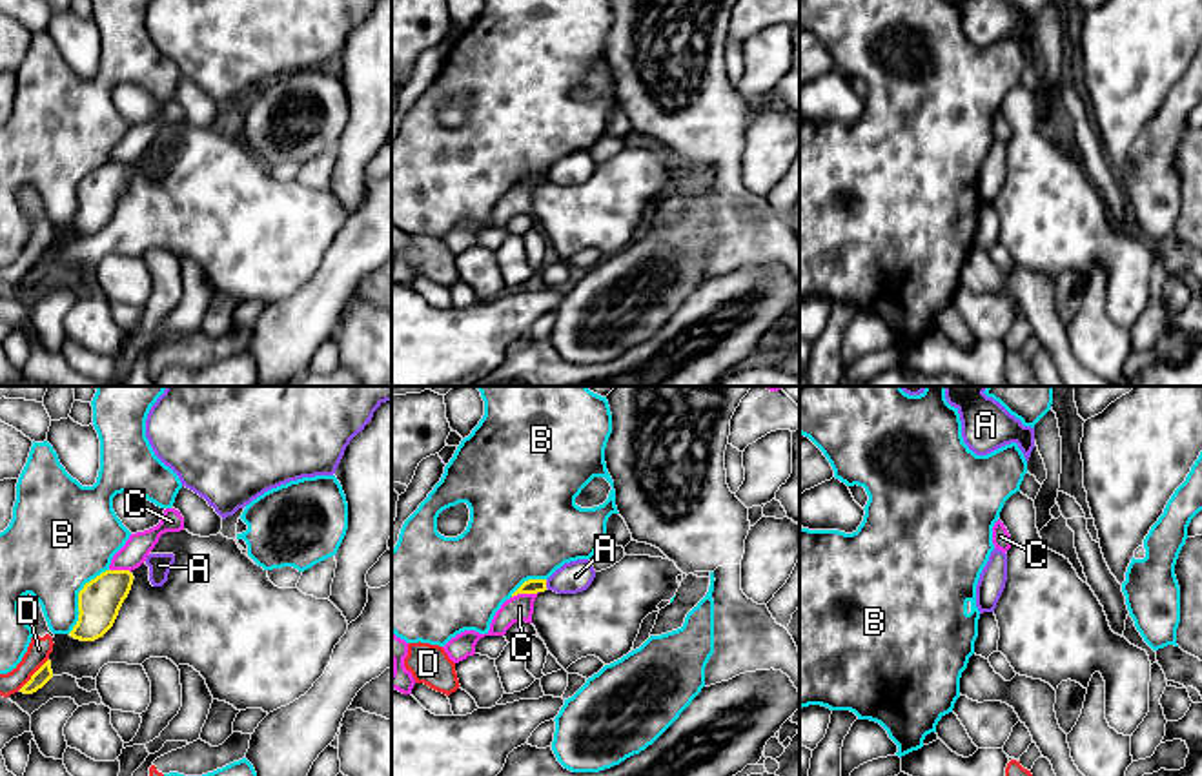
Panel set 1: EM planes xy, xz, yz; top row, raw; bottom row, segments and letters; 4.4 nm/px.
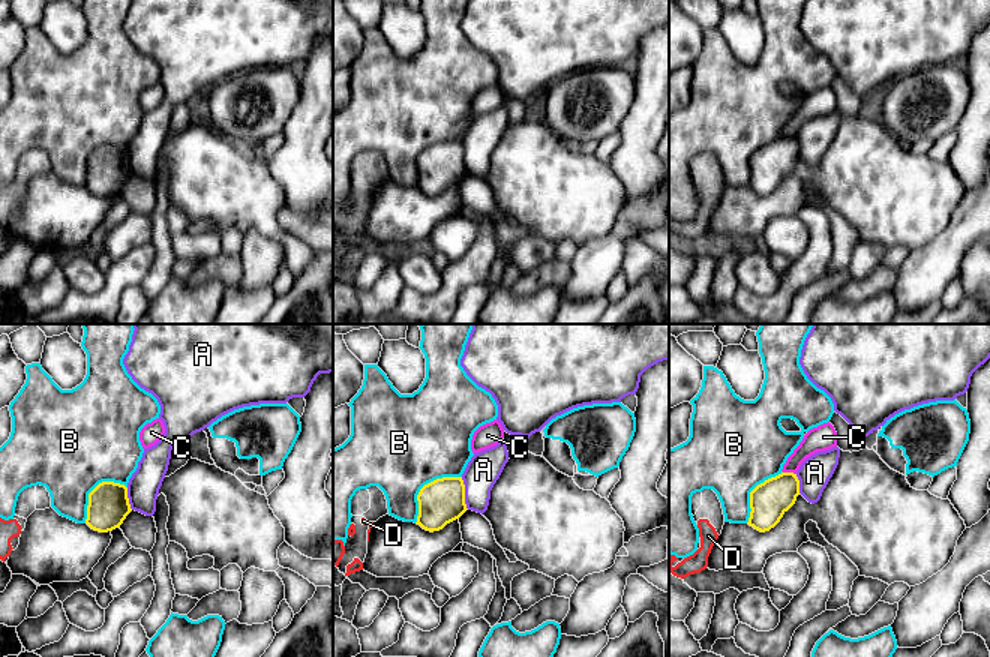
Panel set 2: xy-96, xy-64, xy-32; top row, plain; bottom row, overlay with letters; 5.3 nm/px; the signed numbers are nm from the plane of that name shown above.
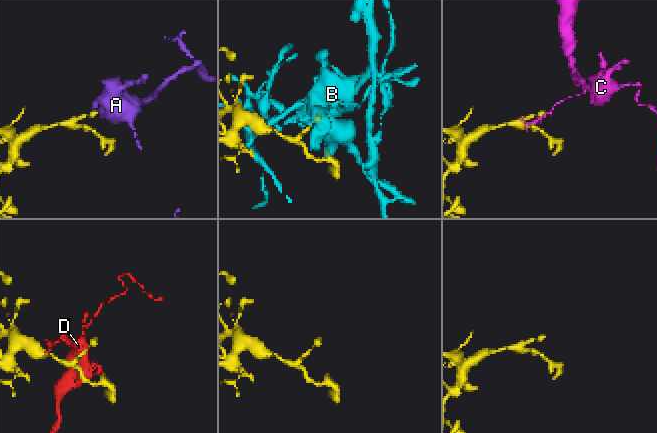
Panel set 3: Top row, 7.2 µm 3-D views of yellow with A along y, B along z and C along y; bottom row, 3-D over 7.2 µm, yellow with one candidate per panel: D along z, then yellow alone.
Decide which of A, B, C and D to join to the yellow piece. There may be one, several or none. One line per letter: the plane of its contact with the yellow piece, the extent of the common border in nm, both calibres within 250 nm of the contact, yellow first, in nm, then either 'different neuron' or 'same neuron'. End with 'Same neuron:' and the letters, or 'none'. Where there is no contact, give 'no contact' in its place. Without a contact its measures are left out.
A: contact in xz; length 40 nm; calibres 60 and 140 nm; different neuron
B: contact in xy; length 340 nm; calibres 190 and 420 nm; different neuron
C: contact in xz; length 120 nm; calibres 60 and 120 nm; different neuron
D: contact in xy; length 190 nm; calibres 70 and 100 nm; different neuron
Same neuron: none

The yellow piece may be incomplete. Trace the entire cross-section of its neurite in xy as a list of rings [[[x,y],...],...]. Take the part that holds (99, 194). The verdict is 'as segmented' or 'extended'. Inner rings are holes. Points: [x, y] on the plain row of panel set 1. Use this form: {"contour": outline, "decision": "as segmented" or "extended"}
{"contour": [[[106,162],[86,175],[78,184],[78,213],[69,228],[80,233],[102,230],[113,219],[133,171],[129,162]]], "decision": "as segmented"}

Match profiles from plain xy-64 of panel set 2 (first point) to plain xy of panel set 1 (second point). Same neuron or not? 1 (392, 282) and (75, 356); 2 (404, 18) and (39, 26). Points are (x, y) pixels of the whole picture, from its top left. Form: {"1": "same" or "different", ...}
{"1": "different", "2": "different"}

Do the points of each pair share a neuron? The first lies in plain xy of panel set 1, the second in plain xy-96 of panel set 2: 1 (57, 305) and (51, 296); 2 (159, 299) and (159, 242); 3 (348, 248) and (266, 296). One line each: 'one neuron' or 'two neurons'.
1: one neuron
2: two neurons
3: two neurons

